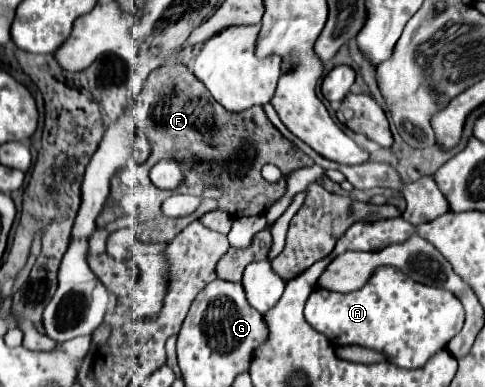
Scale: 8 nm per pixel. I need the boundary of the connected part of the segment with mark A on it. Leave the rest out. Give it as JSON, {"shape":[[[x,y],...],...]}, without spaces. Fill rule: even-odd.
{"shape":[[[377,267],[365,287],[353,293],[335,293],[315,287],[305,305],[307,323],[321,331],[335,347],[361,345],[391,357],[391,363],[415,369],[423,367],[431,355],[445,349],[449,339],[463,327],[465,311],[461,301],[447,289],[413,281],[397,267]]]}

